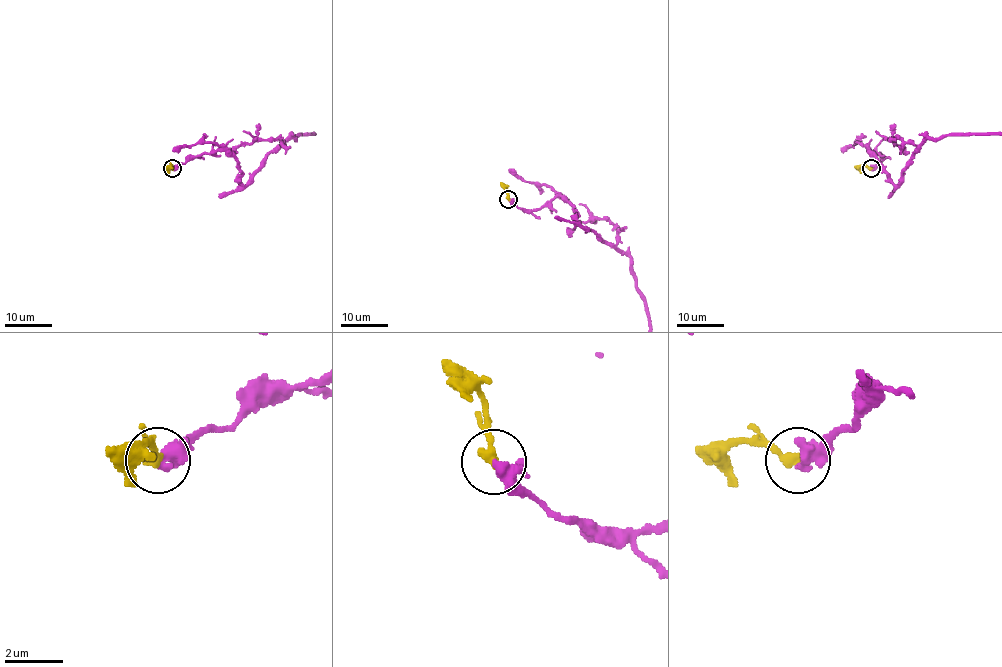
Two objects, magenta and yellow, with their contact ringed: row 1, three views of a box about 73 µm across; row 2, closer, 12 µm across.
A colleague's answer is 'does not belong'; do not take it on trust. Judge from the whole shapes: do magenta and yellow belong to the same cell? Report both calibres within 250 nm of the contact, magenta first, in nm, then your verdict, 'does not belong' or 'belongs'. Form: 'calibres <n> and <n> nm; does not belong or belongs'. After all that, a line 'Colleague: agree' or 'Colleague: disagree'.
calibres 320 and 320 nm; belongs
Colleague: disagree

